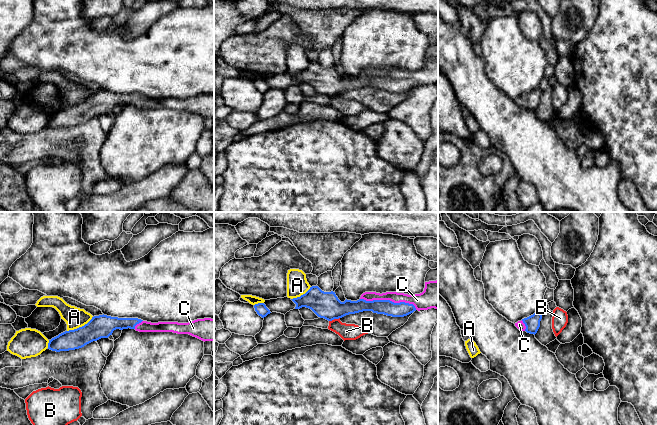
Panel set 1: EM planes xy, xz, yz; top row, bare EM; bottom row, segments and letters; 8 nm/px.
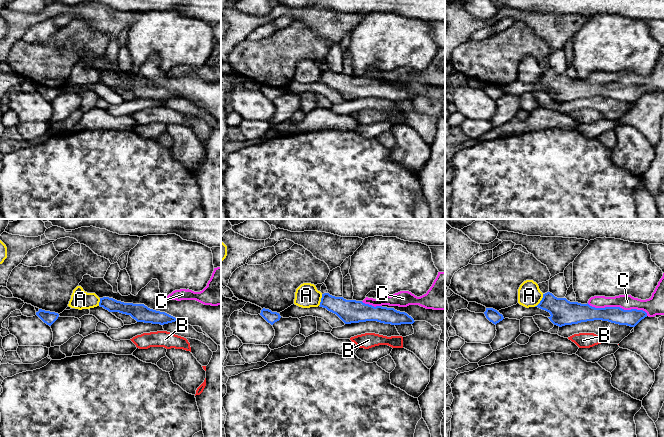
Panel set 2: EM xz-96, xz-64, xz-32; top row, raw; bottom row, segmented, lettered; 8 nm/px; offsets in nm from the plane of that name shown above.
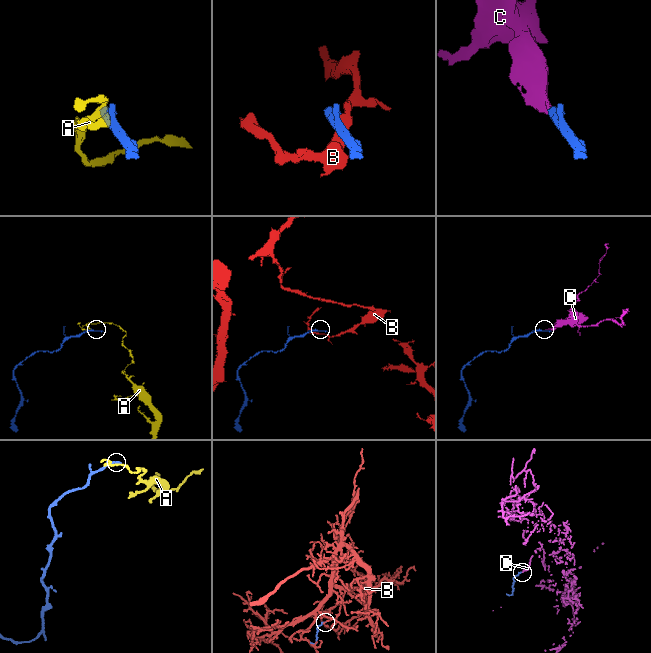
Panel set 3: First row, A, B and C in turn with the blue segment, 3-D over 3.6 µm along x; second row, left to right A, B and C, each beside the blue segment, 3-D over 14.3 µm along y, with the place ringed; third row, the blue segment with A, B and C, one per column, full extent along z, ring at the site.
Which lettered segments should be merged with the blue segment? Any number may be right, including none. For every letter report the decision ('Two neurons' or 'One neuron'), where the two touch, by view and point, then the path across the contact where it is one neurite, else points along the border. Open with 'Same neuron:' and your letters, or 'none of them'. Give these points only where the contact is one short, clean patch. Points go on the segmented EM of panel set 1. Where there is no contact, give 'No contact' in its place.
Same neuron: C
A: Two neurons. Touches blue at xy (80, 327)
B: Two neurons. Touches blue at xz (334, 318). Boundary: xz (339, 317), (329, 321)
C: One neuron. Touches blue at xz (389, 300). Path across: xz (386, 307), (389, 300), (420, 301)

